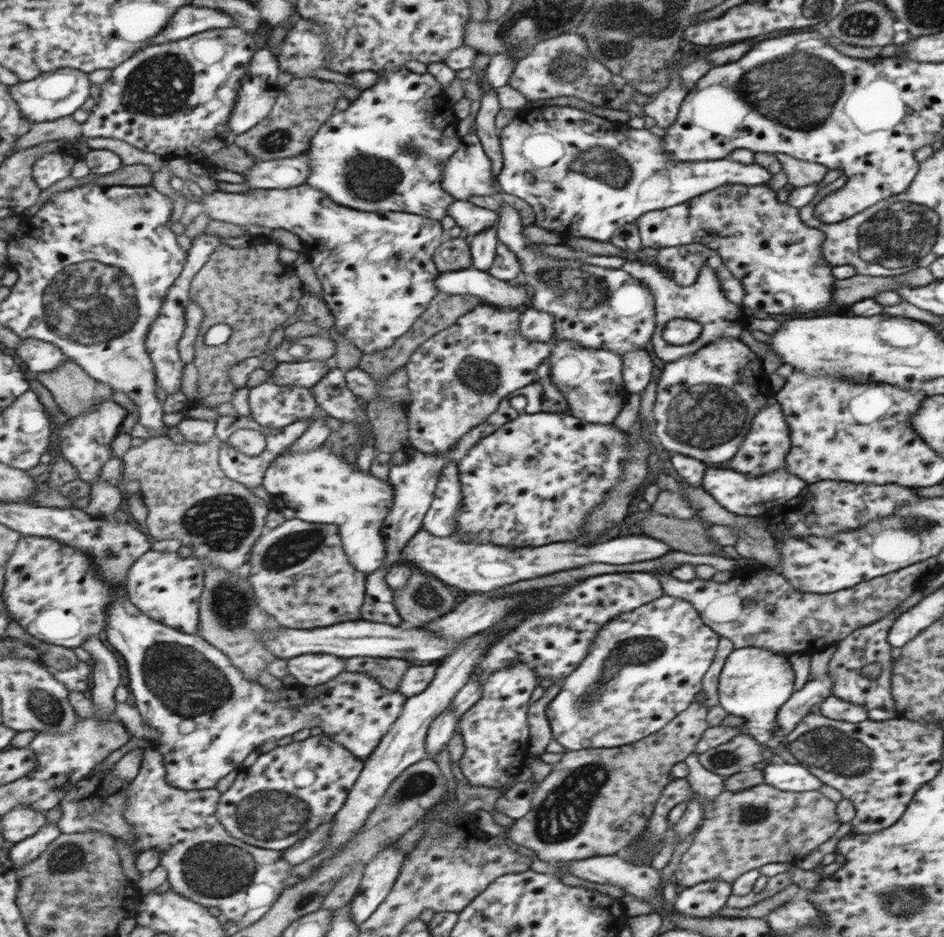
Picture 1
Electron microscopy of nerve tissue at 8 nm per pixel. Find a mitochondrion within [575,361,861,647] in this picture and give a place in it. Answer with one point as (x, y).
(703, 417)

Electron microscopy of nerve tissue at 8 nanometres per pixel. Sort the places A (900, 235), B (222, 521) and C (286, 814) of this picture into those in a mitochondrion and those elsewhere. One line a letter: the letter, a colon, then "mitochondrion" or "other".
A: mitochondrion
B: mitochondrion
C: mitochondrion

